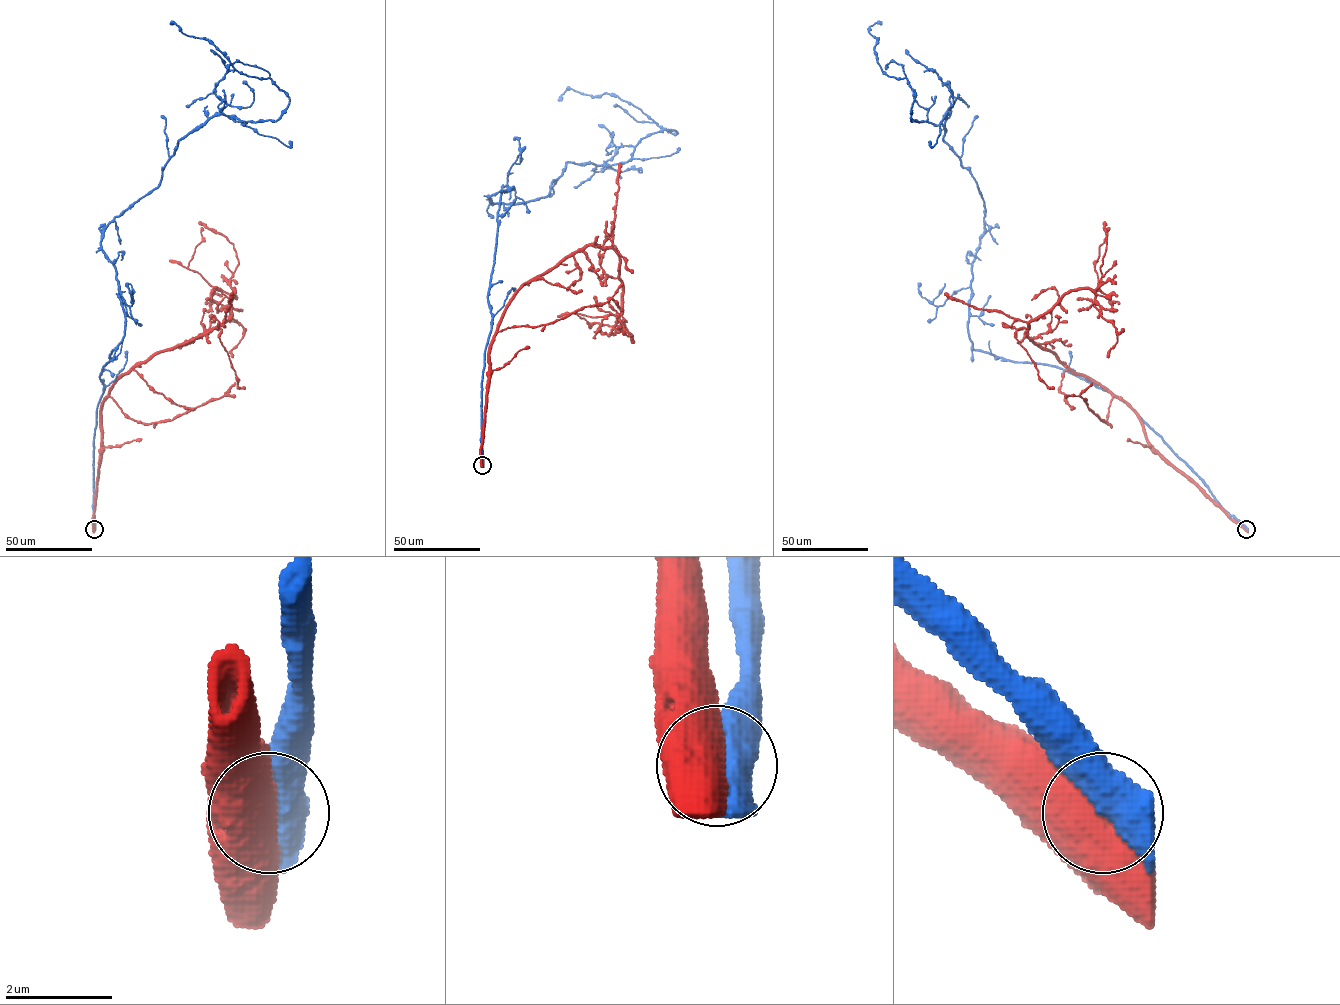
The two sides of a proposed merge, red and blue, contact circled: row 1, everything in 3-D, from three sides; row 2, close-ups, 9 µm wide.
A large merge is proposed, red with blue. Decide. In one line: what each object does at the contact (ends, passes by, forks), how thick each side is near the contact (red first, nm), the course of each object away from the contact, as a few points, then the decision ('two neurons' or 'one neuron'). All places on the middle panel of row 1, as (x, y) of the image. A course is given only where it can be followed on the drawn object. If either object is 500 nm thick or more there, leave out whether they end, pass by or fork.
900 nm thick on the red side, 550 nm on the other; red runs (482, 466), (489, 346), (503, 313), (525, 284), (600, 245), (618, 255), (621, 308), (576, 313), (590, 328); blue runs (482, 466), (513, 188), (490, 197), (545, 197), (566, 162), (677, 133), (607, 93), (558, 100); two neurons

